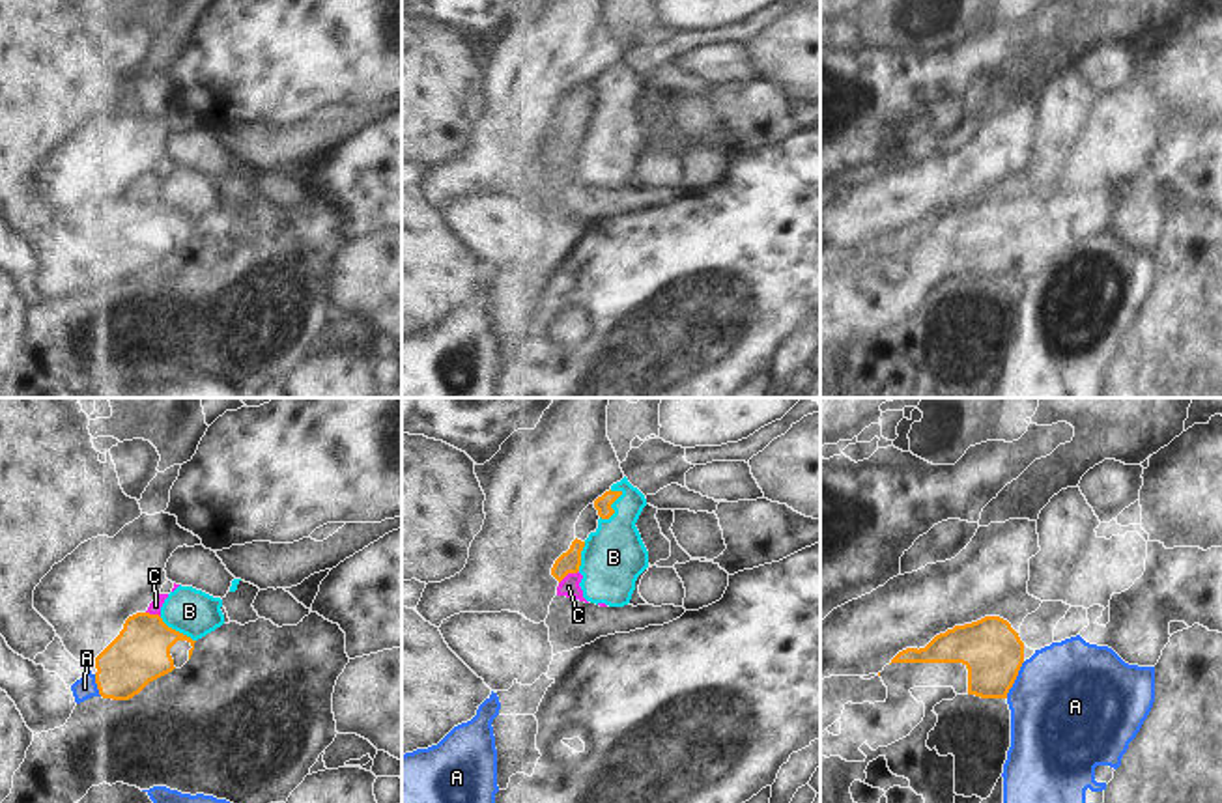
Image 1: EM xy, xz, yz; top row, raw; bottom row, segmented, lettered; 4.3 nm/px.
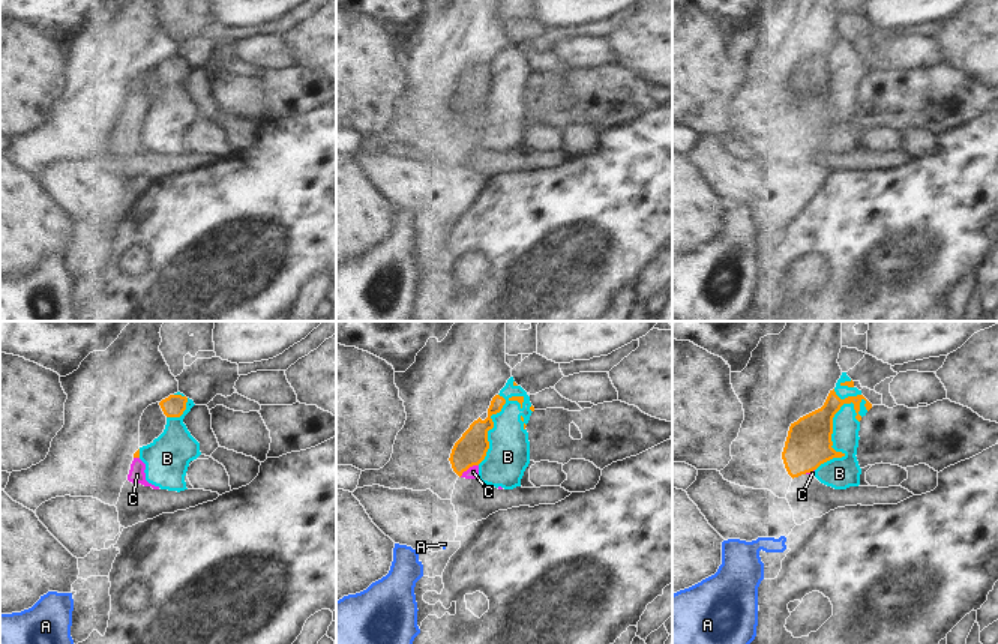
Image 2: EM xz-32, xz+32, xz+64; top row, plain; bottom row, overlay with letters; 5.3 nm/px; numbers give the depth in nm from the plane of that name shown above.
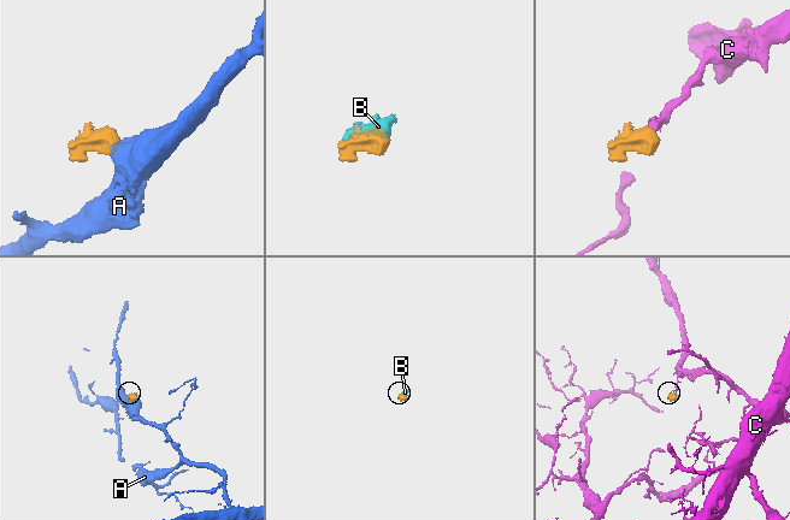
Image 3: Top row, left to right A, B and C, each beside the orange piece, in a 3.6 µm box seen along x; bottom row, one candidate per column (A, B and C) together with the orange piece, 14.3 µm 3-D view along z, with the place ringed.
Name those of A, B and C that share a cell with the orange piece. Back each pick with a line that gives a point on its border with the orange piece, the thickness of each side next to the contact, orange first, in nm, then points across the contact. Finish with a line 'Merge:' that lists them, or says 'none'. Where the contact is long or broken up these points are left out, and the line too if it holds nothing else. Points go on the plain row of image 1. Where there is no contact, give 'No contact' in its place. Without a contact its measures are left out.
Merge: none

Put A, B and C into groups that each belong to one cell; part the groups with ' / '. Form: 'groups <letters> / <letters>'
groups A / B C

